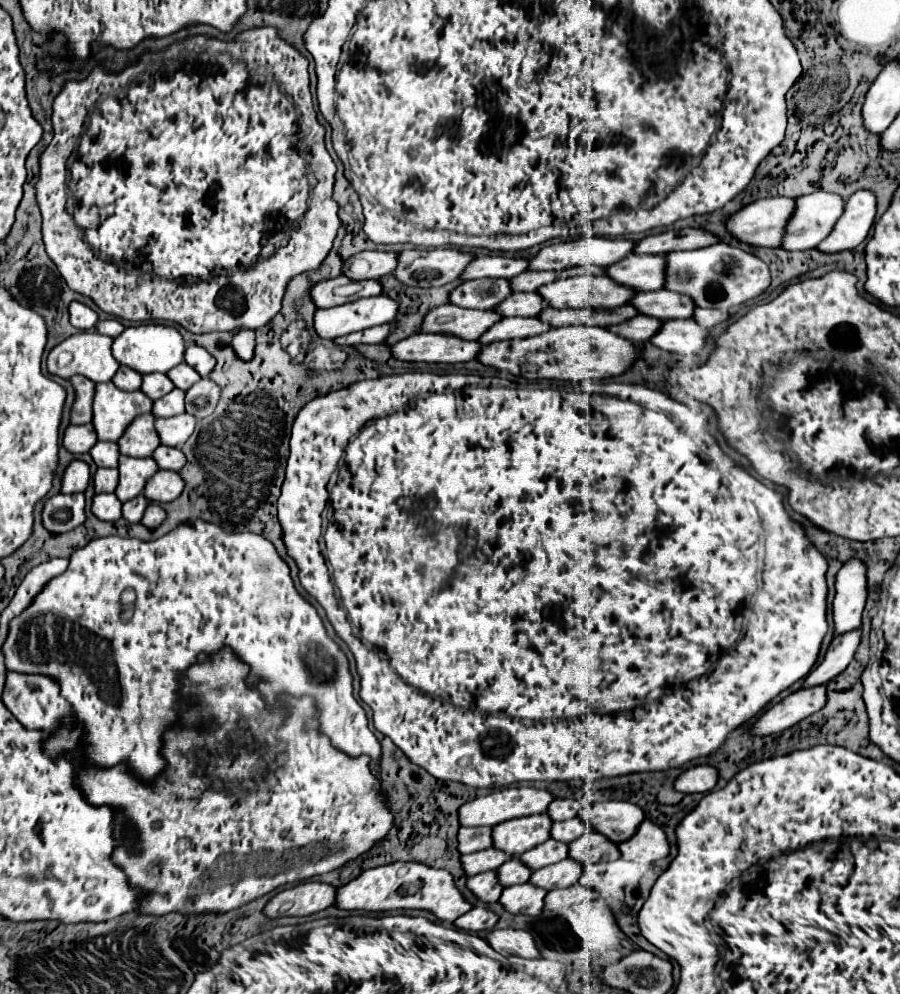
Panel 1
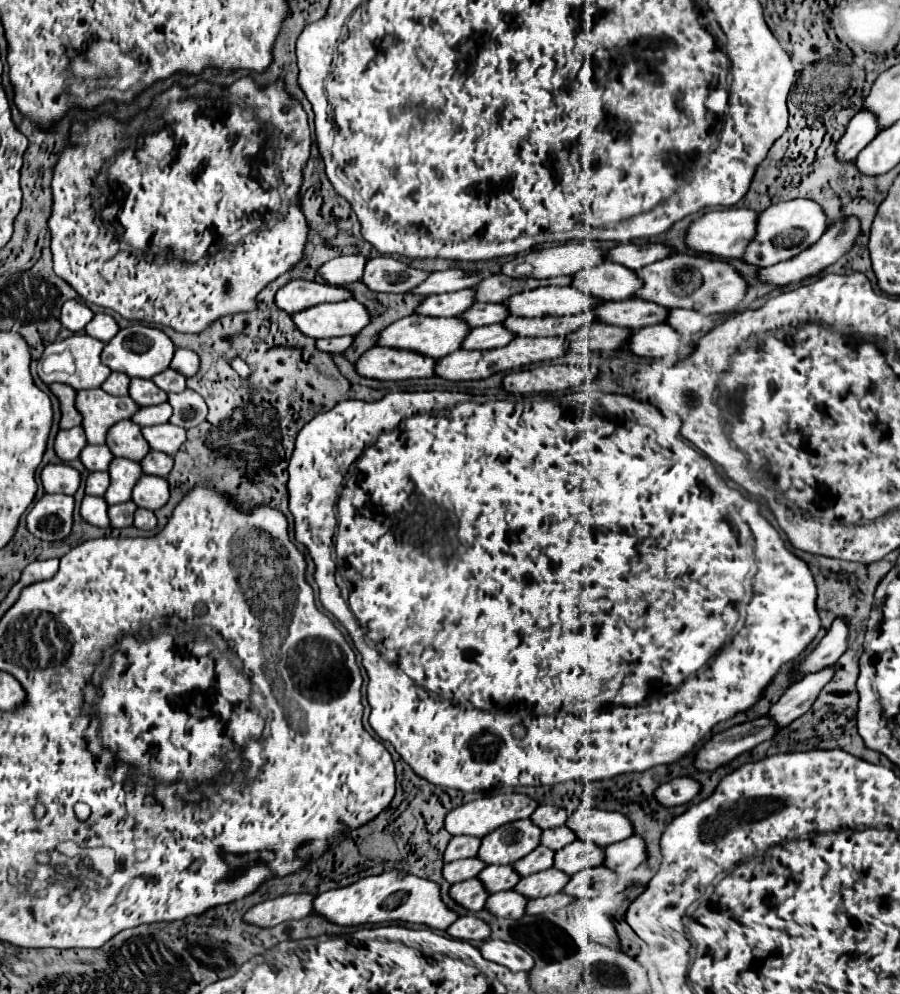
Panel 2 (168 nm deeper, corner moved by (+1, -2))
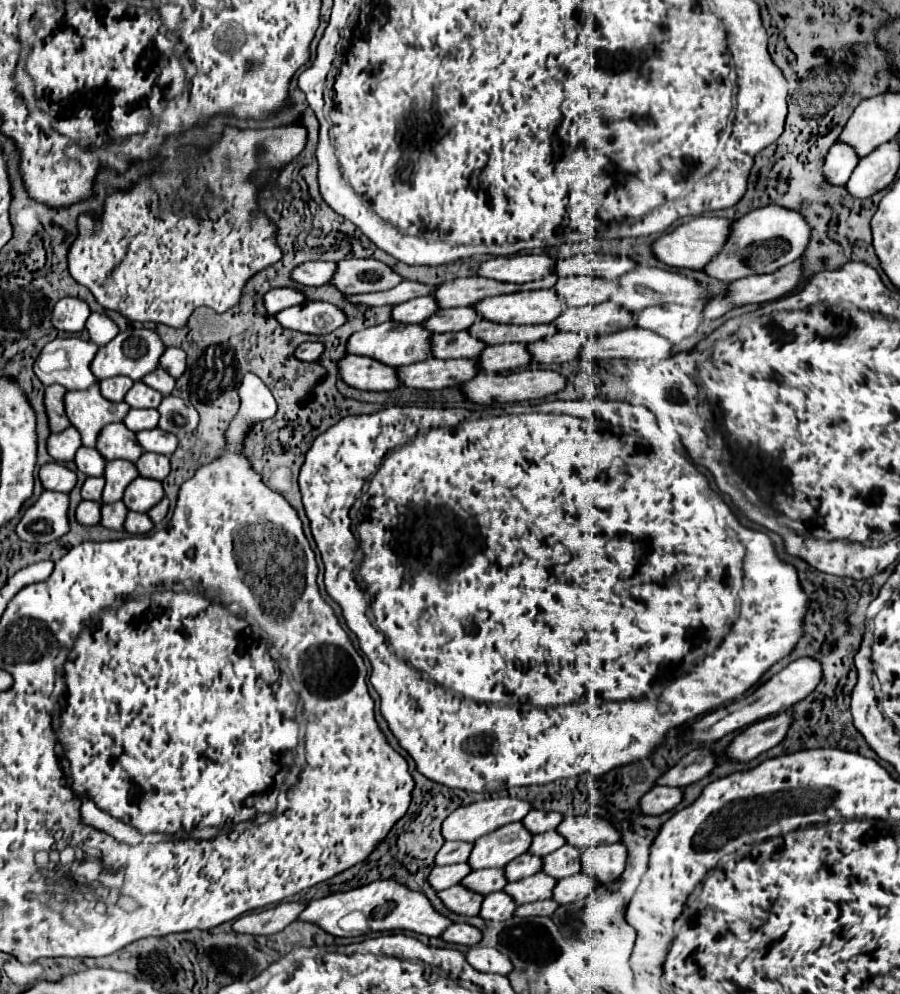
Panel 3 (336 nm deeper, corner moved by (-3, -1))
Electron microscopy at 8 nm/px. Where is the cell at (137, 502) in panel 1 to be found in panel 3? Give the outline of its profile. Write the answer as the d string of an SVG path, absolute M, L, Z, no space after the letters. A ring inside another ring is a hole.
M114 502L114 504L102 504L102 518L100 524L112 530L122 530L122 522L126 518L128 508L122 502Z

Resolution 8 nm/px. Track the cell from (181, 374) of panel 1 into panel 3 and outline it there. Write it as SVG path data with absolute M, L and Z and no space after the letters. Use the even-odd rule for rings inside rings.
M162 368L146 374L146 378L142 378L142 382L144 382L146 386L162 392L164 396L168 396L168 394L174 390L174 386L176 386L176 380L174 380L170 374L166 374Z

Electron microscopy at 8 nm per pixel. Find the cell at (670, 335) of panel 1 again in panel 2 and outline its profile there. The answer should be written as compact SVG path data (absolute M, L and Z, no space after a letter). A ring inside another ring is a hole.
M668 323L654 325L654 327L642 327L632 333L630 341L626 343L626 349L640 357L664 357L670 355L670 349L680 349L684 343L680 341L678 331L670 327Z

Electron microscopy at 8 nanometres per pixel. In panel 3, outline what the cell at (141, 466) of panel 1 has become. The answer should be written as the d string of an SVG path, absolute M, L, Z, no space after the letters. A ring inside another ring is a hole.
M110 460L106 462L106 470L104 470L104 496L102 502L110 504L110 502L118 502L124 496L126 486L138 476L138 470L132 462L128 460Z

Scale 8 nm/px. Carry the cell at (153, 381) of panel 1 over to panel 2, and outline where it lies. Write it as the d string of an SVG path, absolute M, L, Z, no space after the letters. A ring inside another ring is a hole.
M132 379L130 381L130 397L140 405L158 405L166 401L166 391L162 391L154 381L146 379Z

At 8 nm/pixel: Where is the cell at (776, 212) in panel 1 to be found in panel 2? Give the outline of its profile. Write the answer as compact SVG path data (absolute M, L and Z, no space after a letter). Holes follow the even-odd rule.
M730 207L730 209L720 209L720 211L708 211L706 215L698 217L686 235L686 245L692 247L698 253L706 255L720 255L724 259L732 257L742 257L746 253L746 247L750 239L754 239L756 223L758 223L758 211L746 209L746 207Z

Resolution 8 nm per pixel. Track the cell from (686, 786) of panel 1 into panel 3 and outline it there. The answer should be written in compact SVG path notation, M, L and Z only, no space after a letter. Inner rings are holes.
M654 786L650 792L646 792L640 798L640 812L646 816L658 816L664 814L672 808L676 808L682 800L682 790L680 788L670 788L670 786Z

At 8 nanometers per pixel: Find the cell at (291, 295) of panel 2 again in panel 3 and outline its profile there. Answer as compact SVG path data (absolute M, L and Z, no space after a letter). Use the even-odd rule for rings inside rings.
M274 288L274 290L264 294L266 312L270 312L272 316L278 314L280 310L288 308L288 306L296 306L302 302L306 302L306 298L302 296L302 292L298 292L294 288Z

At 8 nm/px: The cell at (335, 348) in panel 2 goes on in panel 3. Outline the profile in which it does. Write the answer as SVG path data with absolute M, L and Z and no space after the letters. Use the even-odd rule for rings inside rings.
M304 342L294 350L294 356L304 362L316 362L322 352L324 352L324 346L320 342Z

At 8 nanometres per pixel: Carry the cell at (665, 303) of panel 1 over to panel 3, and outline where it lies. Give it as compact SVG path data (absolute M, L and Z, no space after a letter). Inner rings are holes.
M602 302L594 306L582 306L582 308L566 308L556 322L558 332L576 332L582 334L612 334L624 328L634 326L634 318L628 310L612 304L612 302Z

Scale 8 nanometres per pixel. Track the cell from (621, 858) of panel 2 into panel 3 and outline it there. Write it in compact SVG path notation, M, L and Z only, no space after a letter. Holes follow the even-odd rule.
M618 844L592 846L582 852L582 872L594 876L600 884L616 880L626 866L626 848Z

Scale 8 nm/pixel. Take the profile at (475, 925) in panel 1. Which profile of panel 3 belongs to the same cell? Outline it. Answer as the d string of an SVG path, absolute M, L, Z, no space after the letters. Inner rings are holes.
M452 924L444 934L440 936L448 944L462 944L462 946L474 946L482 940L482 934L478 928L470 924Z

